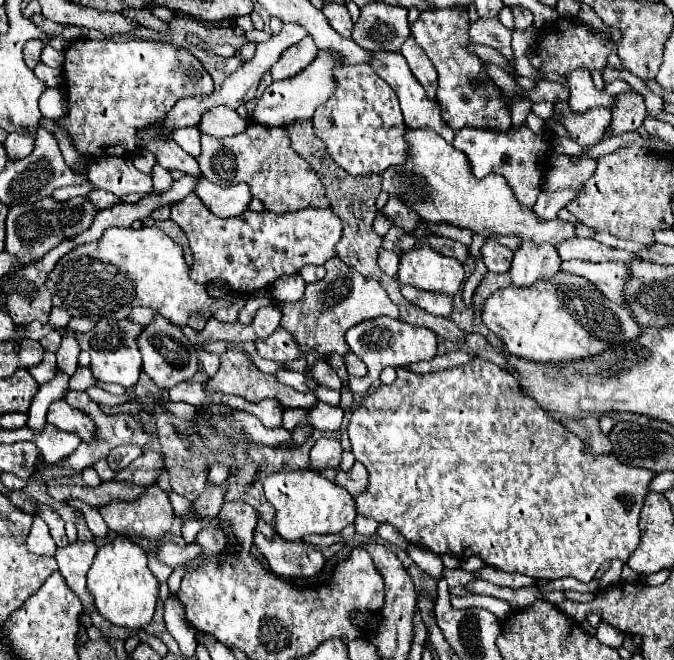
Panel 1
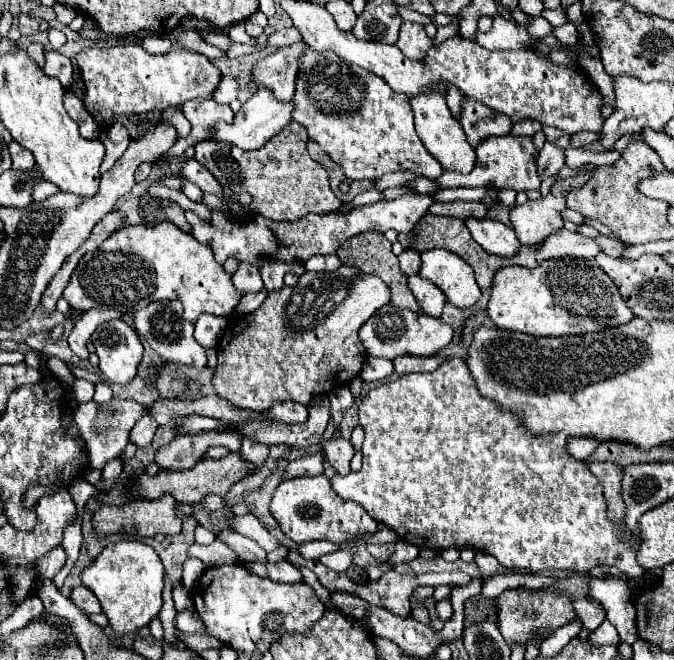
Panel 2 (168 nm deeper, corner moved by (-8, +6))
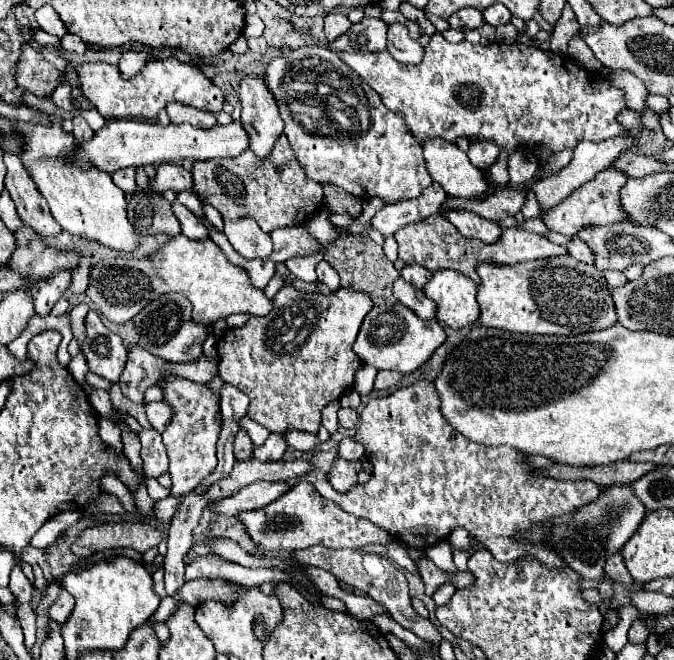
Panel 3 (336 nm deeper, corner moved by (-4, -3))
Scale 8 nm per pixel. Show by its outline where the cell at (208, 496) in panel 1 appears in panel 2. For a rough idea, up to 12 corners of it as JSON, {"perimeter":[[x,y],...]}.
{"perimeter":[[242,439],[238,455],[250,463],[250,473],[258,469],[268,447]]}

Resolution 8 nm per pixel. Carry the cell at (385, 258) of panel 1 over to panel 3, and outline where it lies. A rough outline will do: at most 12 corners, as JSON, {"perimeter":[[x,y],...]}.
{"perimeter":[[406,266],[400,272],[406,282],[416,288],[432,278],[432,272],[418,266]]}

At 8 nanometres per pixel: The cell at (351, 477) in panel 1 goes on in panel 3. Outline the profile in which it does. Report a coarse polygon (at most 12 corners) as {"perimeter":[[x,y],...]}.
{"perimeter":[[338,458],[330,484],[344,494],[358,484],[360,460]]}

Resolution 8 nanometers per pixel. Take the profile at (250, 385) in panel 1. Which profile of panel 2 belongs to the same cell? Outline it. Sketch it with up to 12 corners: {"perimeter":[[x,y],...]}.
{"perimeter":[[304,273],[228,323],[212,377],[244,409],[348,385],[388,285]]}

